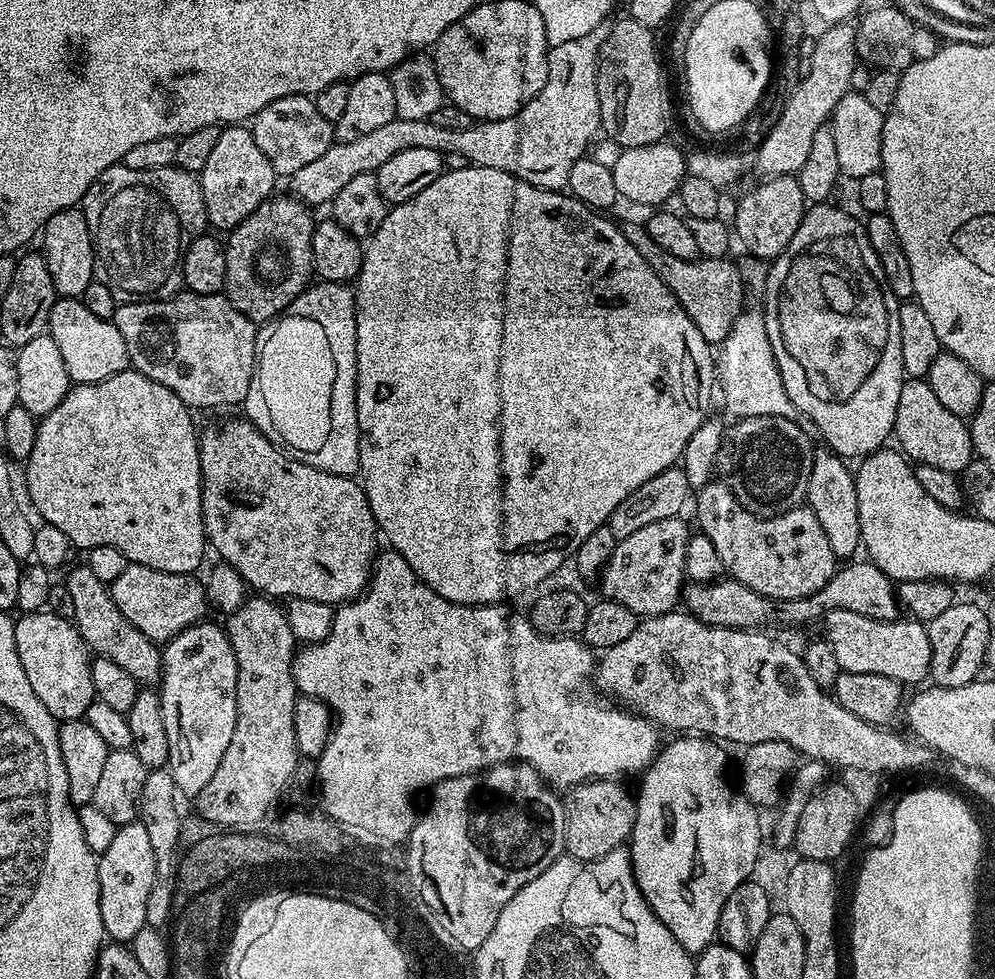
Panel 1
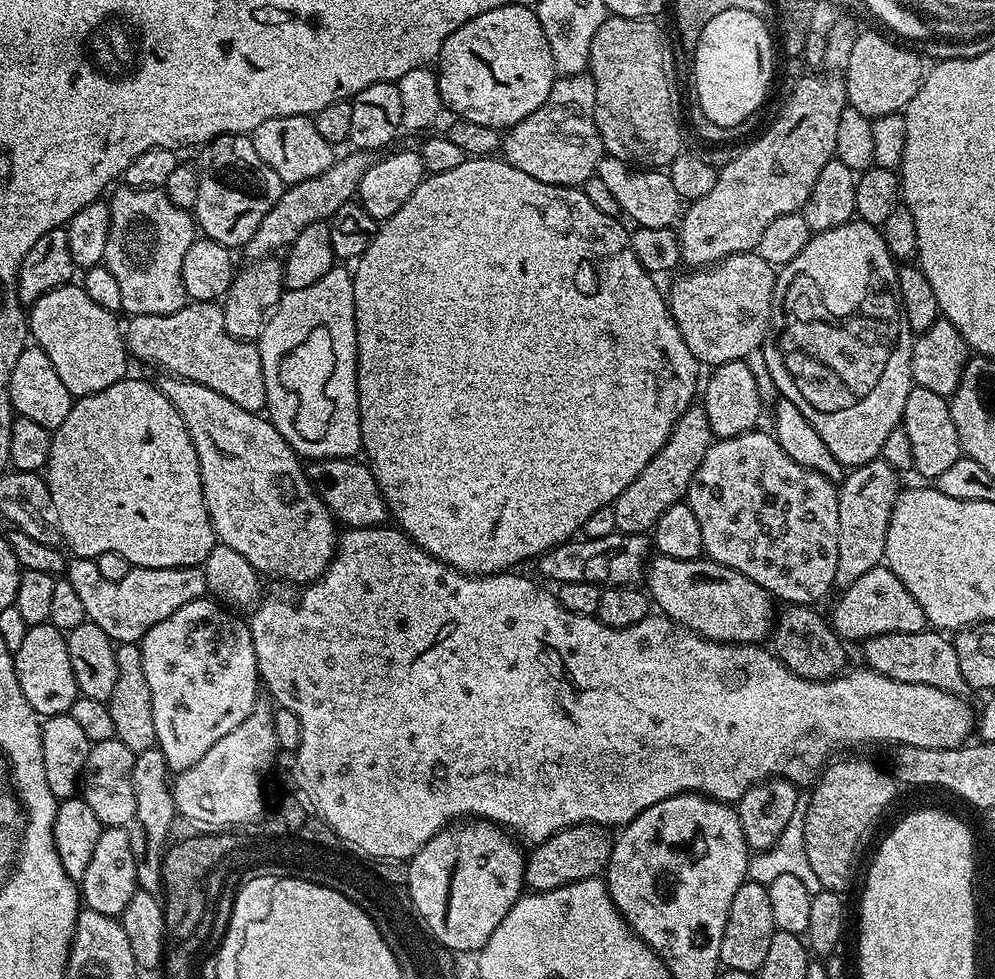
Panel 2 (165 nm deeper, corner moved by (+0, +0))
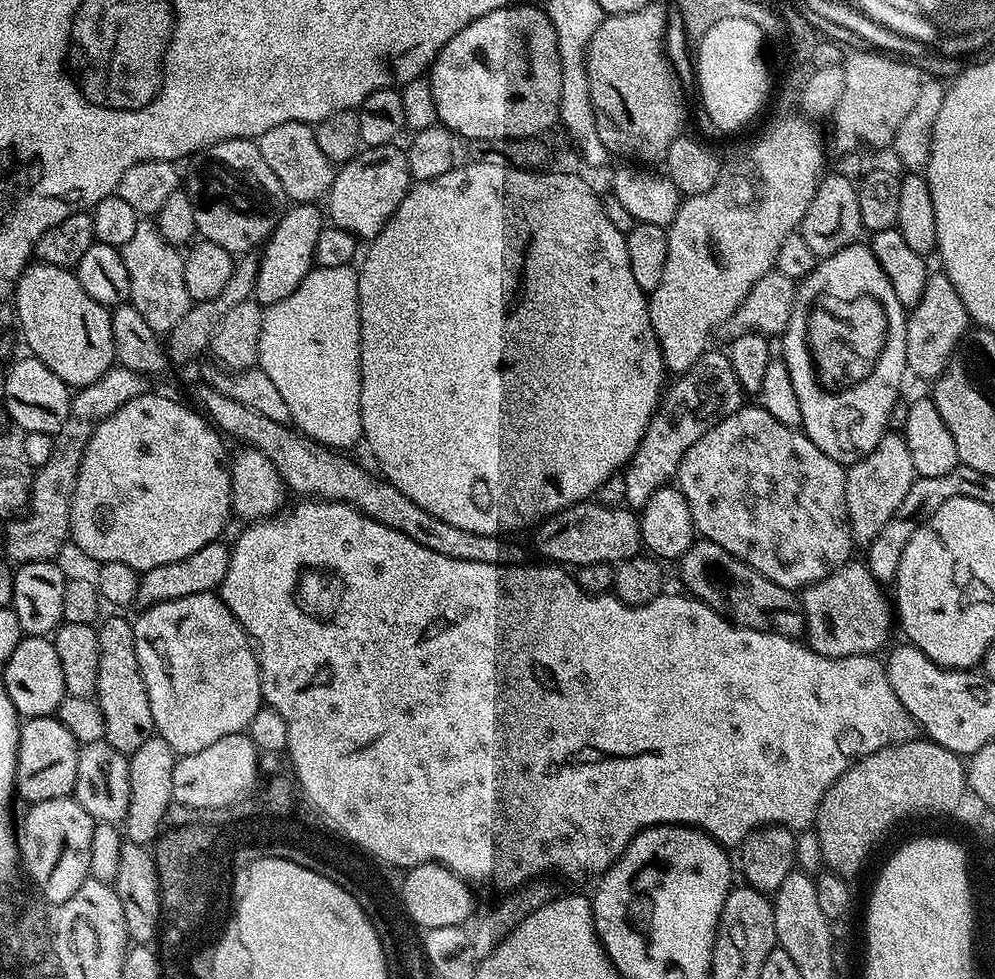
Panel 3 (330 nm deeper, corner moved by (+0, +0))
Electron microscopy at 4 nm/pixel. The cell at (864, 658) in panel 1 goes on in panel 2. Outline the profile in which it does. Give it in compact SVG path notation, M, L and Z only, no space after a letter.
M925 630L914 634L878 634L863 641L863 663L873 672L898 682L910 682L922 686L934 686L938 690L955 692L965 691L962 669L958 666L955 643L947 635L936 630Z

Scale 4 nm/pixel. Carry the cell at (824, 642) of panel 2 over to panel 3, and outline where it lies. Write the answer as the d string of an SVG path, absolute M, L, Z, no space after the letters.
M700 538L693 543L690 550L681 556L678 561L680 567L680 580L685 584L691 595L697 600L705 601L715 612L722 616L731 617L735 623L741 624L744 628L750 630L759 630L759 632L777 632L780 636L790 636L800 638L804 636L804 613L798 607L798 596L791 588L778 586L778 582L770 582L754 566L743 564L737 556L732 556L730 550L722 550L714 542Z

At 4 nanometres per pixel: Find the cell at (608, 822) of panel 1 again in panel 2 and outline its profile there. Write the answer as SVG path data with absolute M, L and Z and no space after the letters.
M576 824L573 828L561 828L550 838L535 845L527 853L524 862L524 882L533 892L554 890L563 884L599 877L607 869L612 853L613 837L607 836L598 824Z

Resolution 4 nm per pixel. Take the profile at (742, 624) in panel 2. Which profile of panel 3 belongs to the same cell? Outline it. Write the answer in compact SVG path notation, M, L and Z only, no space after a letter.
M592 498L554 513L532 534L531 547L534 552L536 547L537 554L548 559L545 561L555 562L560 566L579 566L590 562L615 566L626 558L641 555L642 552L639 515L631 507L602 506Z

